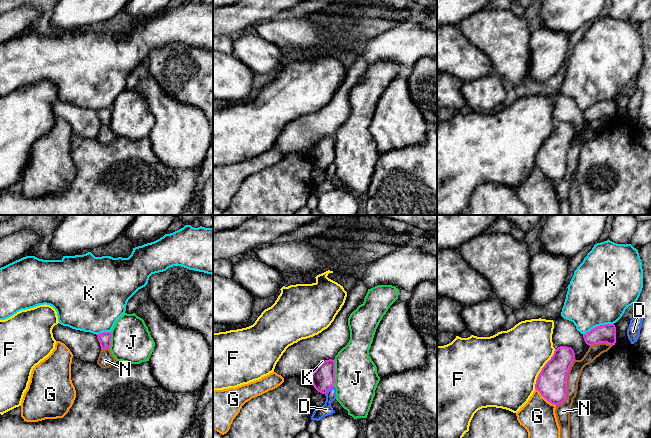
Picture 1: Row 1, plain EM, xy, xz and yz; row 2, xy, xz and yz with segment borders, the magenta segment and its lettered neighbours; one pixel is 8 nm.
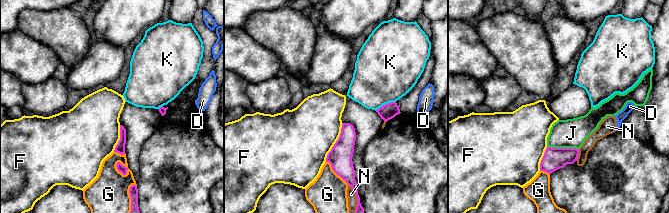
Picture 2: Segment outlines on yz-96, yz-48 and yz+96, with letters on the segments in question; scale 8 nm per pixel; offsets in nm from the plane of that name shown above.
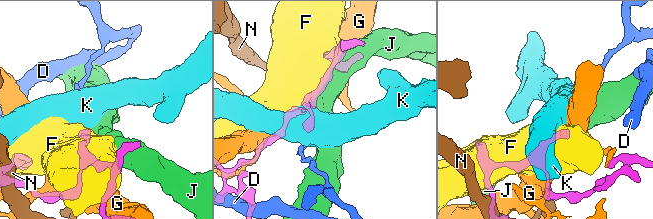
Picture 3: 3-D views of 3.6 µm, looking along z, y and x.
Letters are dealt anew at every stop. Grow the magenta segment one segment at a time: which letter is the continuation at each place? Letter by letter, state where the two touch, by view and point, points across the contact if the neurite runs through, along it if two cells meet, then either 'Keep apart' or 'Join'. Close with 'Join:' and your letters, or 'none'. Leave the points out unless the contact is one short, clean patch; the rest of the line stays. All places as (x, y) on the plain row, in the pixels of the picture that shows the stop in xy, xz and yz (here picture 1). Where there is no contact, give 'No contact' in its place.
D: Touches magenta at xz (328, 165). Boundary: xz (333, 162), (325, 170). Keep apart
F: Touches magenta at yz (542, 145). Keep apart
G: Touches magenta at yz (546, 175). Keep apart
J: Touches magenta at xz (334, 149). Keep apart
K: Touches magenta at yz (598, 102). Boundary: yz (613, 99), (597, 101), (583, 111). Keep apart
N: Touches magenta at yz (566, 159). Keep apart
Join: none

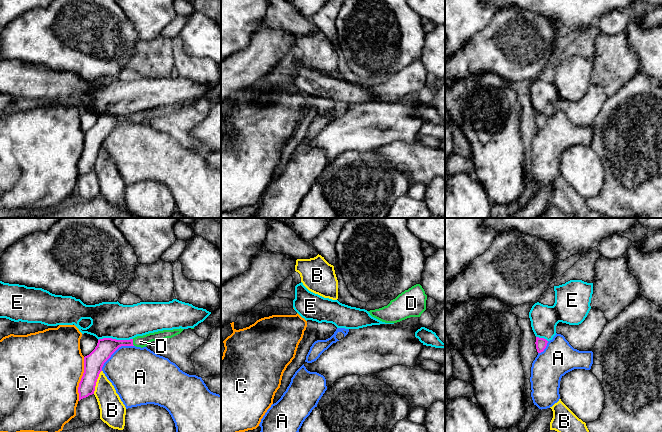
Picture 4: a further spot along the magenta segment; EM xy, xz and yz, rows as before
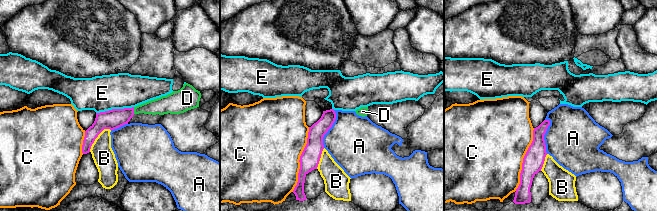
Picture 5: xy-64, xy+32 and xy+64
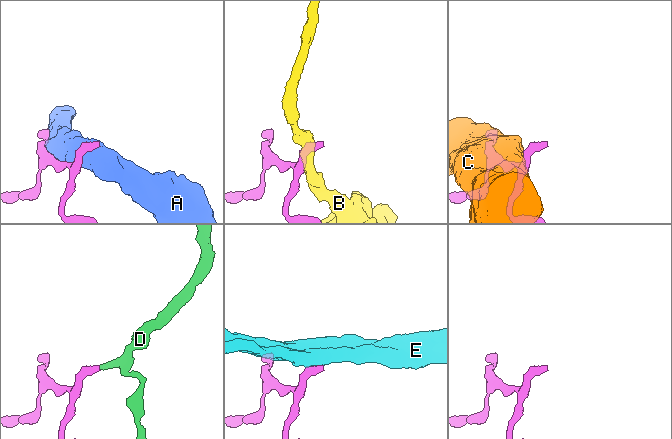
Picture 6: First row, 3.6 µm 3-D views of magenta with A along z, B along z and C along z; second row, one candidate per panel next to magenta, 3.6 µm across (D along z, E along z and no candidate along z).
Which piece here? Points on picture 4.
A: Touches magenta at xy (114, 127). Keep apart
B: Touches magenta at xy (96, 157). Keep apart
C: Touches magenta at xy (81, 155). Keep apart
D: Touches magenta at xy (132, 118). Path across: xy (105, 123), (117, 119), (132, 118), (140, 117). Join
E: Touches magenta at xy (115, 115). Boundary: xy (132, 114), (100, 114), (98, 116). Keep apart
Join: D

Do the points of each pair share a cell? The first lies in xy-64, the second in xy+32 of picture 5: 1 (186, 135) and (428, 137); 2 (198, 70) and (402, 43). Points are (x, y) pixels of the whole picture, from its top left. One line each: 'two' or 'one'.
1: two
2: one

